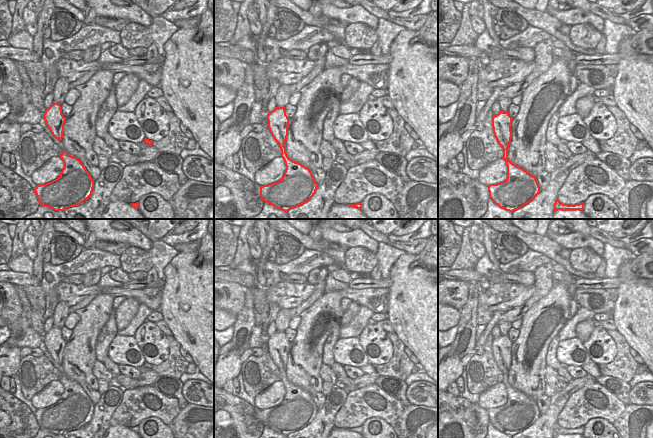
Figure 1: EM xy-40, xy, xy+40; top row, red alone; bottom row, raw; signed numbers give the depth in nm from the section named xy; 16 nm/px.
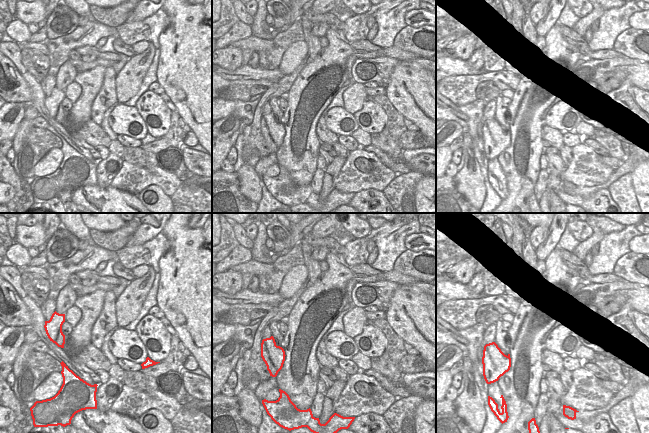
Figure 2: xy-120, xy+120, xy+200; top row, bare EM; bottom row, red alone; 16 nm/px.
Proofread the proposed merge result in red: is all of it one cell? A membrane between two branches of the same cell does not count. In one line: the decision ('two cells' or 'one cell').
two cells

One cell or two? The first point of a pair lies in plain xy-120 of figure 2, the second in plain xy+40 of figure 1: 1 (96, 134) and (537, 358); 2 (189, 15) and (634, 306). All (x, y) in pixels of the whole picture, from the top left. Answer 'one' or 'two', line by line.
1: two
2: one

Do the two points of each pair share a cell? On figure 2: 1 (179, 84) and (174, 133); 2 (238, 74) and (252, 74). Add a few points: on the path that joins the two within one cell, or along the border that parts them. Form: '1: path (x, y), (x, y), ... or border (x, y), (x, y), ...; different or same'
1: border (176, 111), (180, 116); different
2: path (241, 74), (249, 74); same

